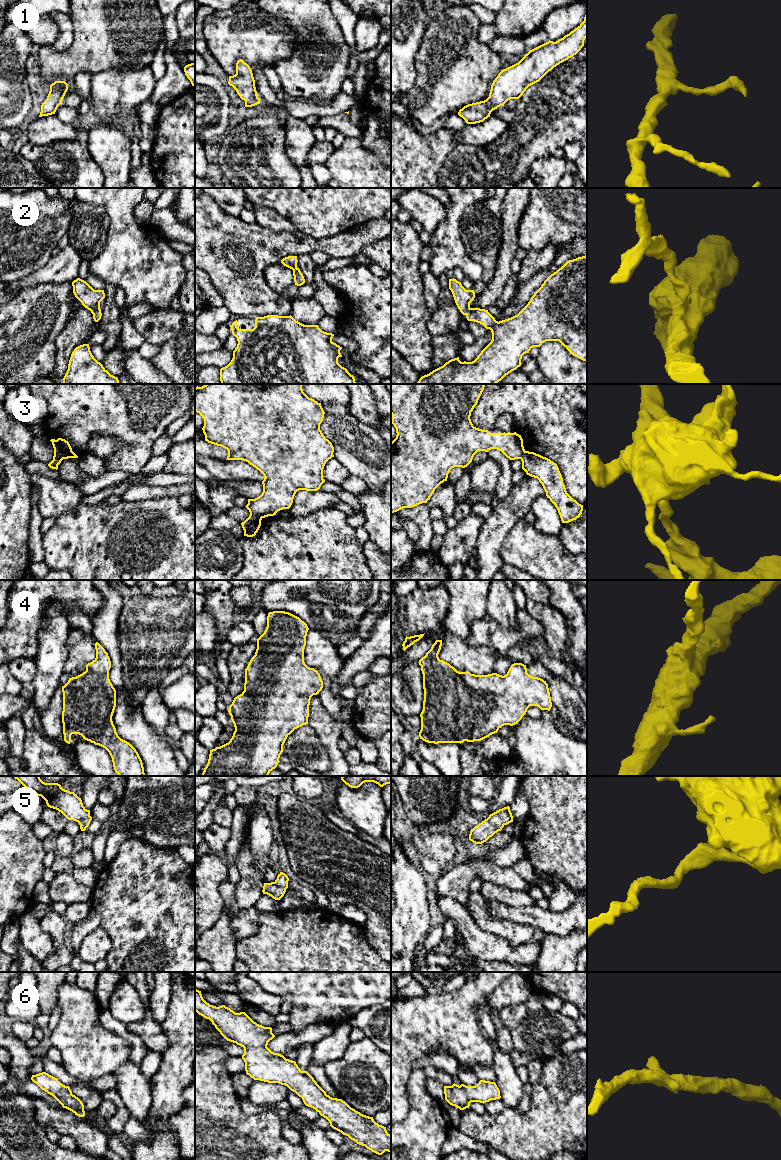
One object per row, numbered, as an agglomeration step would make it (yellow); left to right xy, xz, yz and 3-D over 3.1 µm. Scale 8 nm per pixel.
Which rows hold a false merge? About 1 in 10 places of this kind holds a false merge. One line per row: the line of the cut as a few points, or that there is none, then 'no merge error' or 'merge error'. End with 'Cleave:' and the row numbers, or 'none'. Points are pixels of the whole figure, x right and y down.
1: cut none; no merge error
2: cut none; no merge error
3: cut xz (250, 513), (261, 519); merge error
4: cut none; no merge error
5: cut none; no merge error
6: cut none; no merge error
Cleave: 3

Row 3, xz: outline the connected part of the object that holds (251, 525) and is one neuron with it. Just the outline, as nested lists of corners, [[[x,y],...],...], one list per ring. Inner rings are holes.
[[[250,514],[249,517],[241,523],[244,530],[244,536],[255,536],[261,526],[261,520],[260,517]]]

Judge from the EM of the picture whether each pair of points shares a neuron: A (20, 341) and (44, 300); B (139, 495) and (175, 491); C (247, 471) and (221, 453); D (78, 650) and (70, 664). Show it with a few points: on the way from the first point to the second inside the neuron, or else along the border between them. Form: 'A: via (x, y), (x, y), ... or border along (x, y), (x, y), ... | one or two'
A: via (20, 331), (41, 310) | one
B: via (148, 492), (166, 491) | one
C: border along (205, 457), (225, 460) | two
D: via (78, 653), (73, 661) | one

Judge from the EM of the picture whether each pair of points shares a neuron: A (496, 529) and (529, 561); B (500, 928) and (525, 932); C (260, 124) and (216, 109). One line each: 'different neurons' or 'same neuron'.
A: different neurons
B: same neuron
C: different neurons

